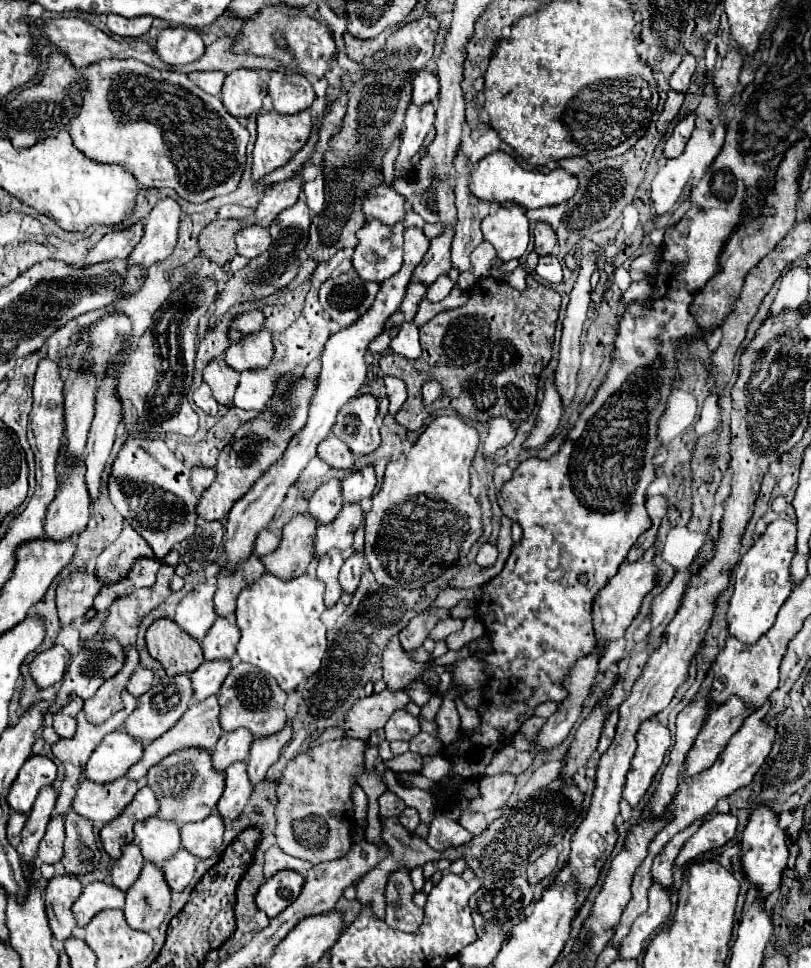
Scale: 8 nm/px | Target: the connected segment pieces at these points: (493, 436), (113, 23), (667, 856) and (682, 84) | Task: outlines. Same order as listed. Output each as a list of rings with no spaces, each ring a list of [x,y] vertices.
[[[495,417],[487,425],[487,437],[483,441],[483,455],[491,457],[497,449],[509,445],[515,437],[515,425],[505,417]]]
[[[107,15],[107,27],[111,33],[119,35],[119,37],[141,37],[149,31],[153,23],[153,17],[145,15],[145,17],[121,17],[121,15]]]
[[[697,819],[697,823],[693,823],[691,827],[687,827],[685,831],[679,831],[665,847],[663,847],[663,851],[655,857],[655,861],[653,861],[653,879],[657,881],[657,883],[661,883],[663,887],[671,887],[671,883],[673,883],[673,873],[671,873],[671,869],[673,869],[673,861],[675,861],[675,857],[677,857],[677,853],[679,853],[679,849],[685,845],[685,841],[699,829],[699,825],[703,823],[703,819]]]
[[[687,55],[687,57],[681,61],[681,65],[675,69],[675,73],[671,75],[669,87],[671,87],[673,91],[687,93],[693,73],[695,73],[695,57],[693,57],[693,55]]]

